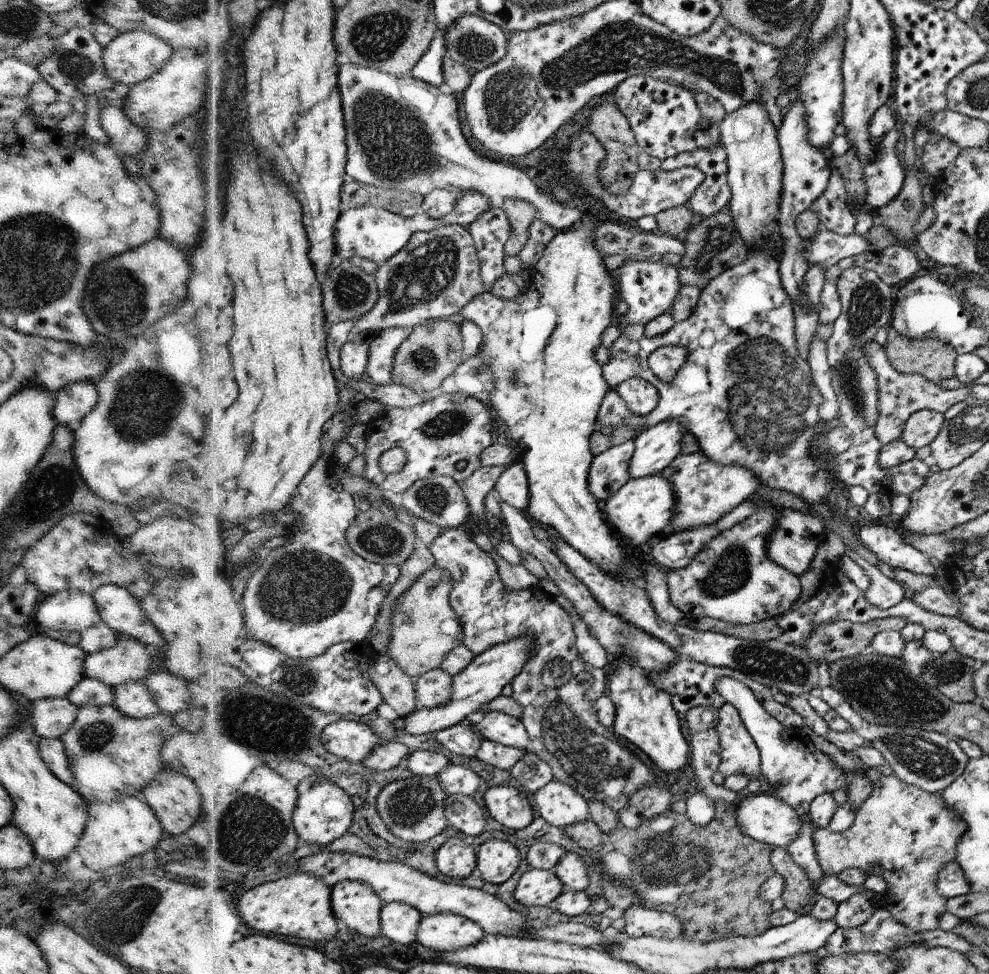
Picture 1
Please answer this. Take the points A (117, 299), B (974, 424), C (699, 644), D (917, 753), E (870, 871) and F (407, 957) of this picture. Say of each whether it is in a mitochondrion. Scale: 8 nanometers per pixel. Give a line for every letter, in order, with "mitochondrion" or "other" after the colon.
A: mitochondrion
B: mitochondrion
C: other
D: mitochondrion
E: other
F: other

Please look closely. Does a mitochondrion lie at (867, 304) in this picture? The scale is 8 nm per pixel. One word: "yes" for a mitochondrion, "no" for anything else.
yes

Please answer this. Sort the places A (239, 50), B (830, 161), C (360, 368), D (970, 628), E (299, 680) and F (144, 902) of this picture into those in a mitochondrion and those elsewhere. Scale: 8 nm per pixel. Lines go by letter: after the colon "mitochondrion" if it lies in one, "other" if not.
A: other
B: other
C: other
D: other
E: mitochondrion
F: mitochondrion

